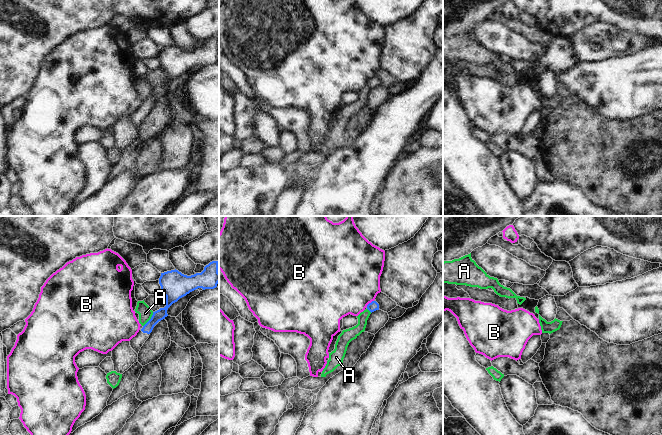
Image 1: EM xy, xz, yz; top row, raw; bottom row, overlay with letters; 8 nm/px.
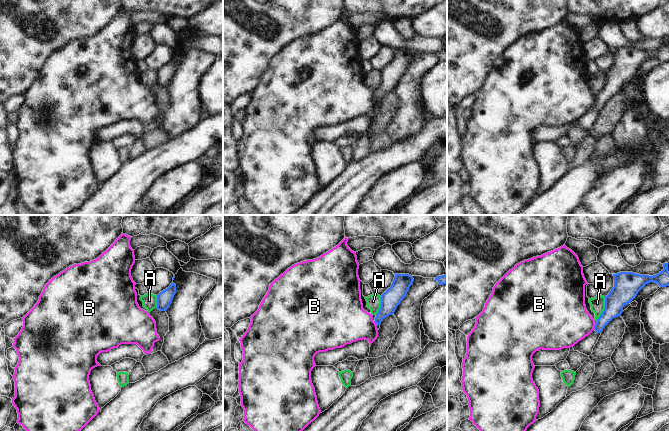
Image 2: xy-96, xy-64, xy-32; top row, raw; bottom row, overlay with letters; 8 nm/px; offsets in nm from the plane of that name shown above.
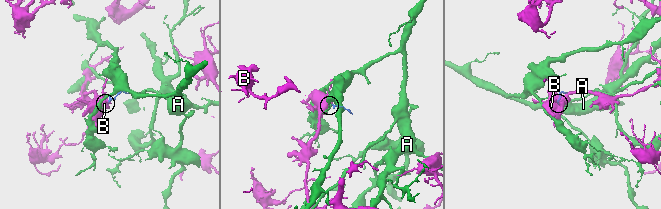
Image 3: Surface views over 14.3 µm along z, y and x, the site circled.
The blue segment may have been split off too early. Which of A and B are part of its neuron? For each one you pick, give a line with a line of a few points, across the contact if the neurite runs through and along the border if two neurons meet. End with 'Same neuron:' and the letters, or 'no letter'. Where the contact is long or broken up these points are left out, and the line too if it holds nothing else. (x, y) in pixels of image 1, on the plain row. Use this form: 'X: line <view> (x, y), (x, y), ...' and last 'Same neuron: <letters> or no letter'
Same neuron: no letter

